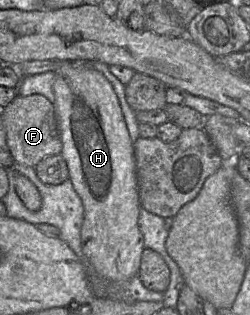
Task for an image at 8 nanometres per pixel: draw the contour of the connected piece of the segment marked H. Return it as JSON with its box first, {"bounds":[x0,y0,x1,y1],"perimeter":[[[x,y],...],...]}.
{"bounds":[53,61,145,285],"perimeter":[[[63,61],[55,71],[53,105],[62,141],[60,154],[67,163],[69,180],[84,207],[81,227],[83,253],[101,278],[111,285],[123,285],[134,276],[138,276],[145,249],[144,238],[138,226],[142,206],[138,191],[135,152],[112,84],[104,74],[85,62]]]}

